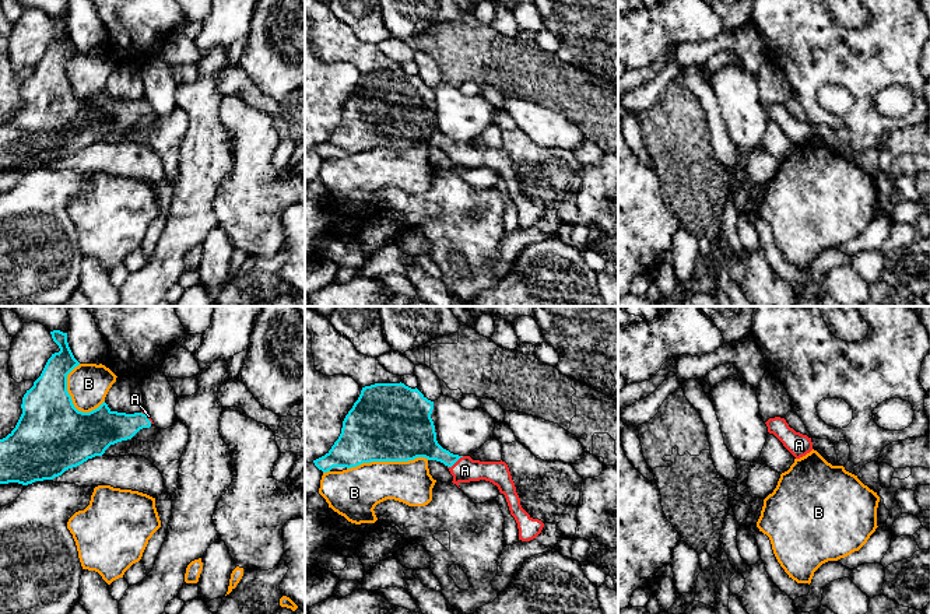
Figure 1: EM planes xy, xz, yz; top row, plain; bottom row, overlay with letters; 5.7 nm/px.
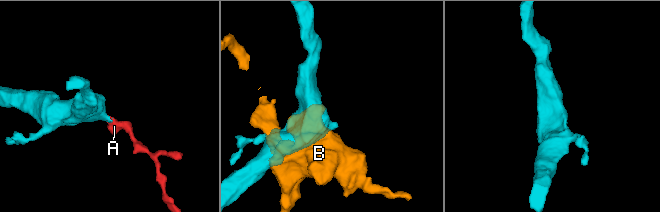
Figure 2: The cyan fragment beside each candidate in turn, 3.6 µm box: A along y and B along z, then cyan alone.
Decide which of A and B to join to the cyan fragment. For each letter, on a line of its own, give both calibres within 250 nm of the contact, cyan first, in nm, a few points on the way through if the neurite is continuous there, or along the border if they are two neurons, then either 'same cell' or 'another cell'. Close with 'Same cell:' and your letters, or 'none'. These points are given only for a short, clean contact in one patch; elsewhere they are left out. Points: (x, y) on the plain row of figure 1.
A: 200 nm thick on the cyan side, 140 nm on the other; runs through xz (418, 125), (430, 136), (455, 148), (464, 157); same cell
B: 440 nm thick on the cyan side, 280 nm on the other; another cell
Same cell: A

